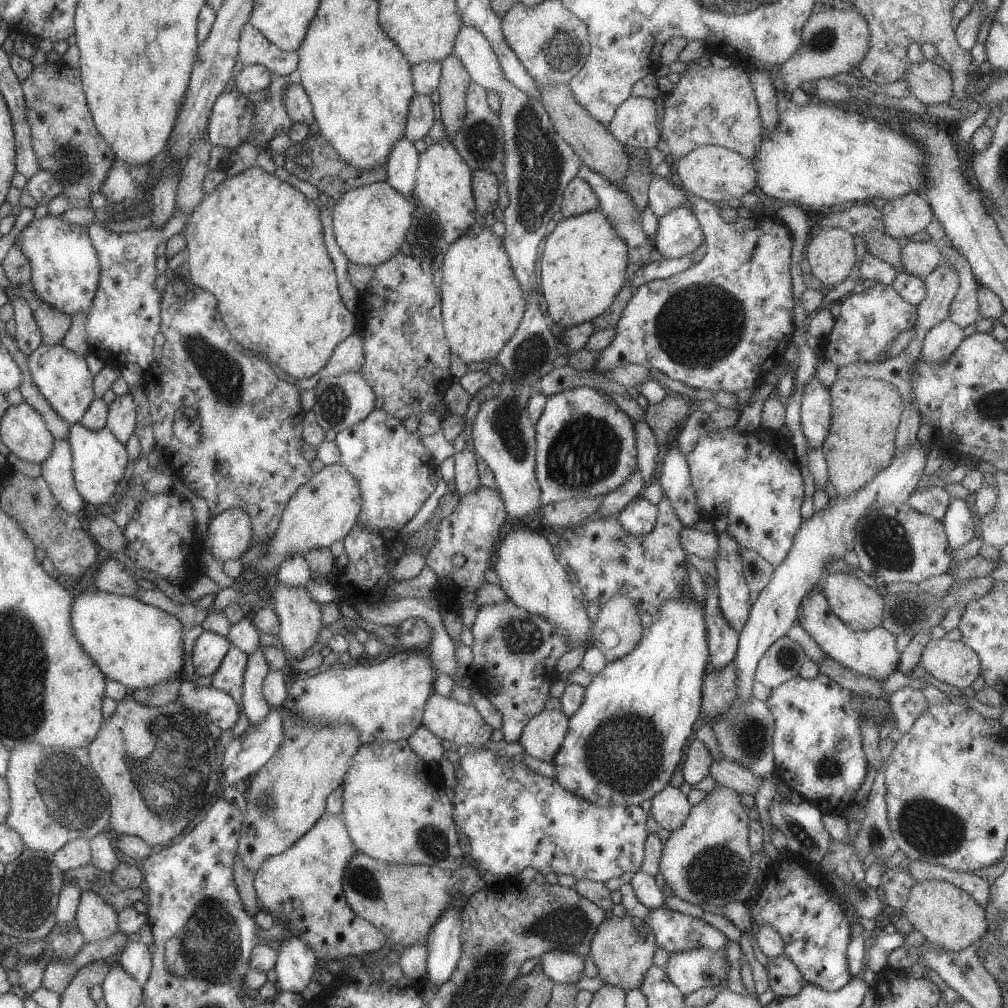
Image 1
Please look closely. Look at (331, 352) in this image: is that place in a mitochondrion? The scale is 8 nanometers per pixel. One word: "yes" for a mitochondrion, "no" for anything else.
no

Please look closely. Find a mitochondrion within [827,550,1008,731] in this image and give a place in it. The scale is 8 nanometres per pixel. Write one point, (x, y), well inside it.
(907, 613)

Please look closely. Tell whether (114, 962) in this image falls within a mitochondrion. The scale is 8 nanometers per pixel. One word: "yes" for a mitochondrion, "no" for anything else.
no

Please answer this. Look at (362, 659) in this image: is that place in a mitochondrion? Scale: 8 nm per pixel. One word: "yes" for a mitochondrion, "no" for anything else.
no

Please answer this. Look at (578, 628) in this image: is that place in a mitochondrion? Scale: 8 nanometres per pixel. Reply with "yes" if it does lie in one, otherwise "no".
no

